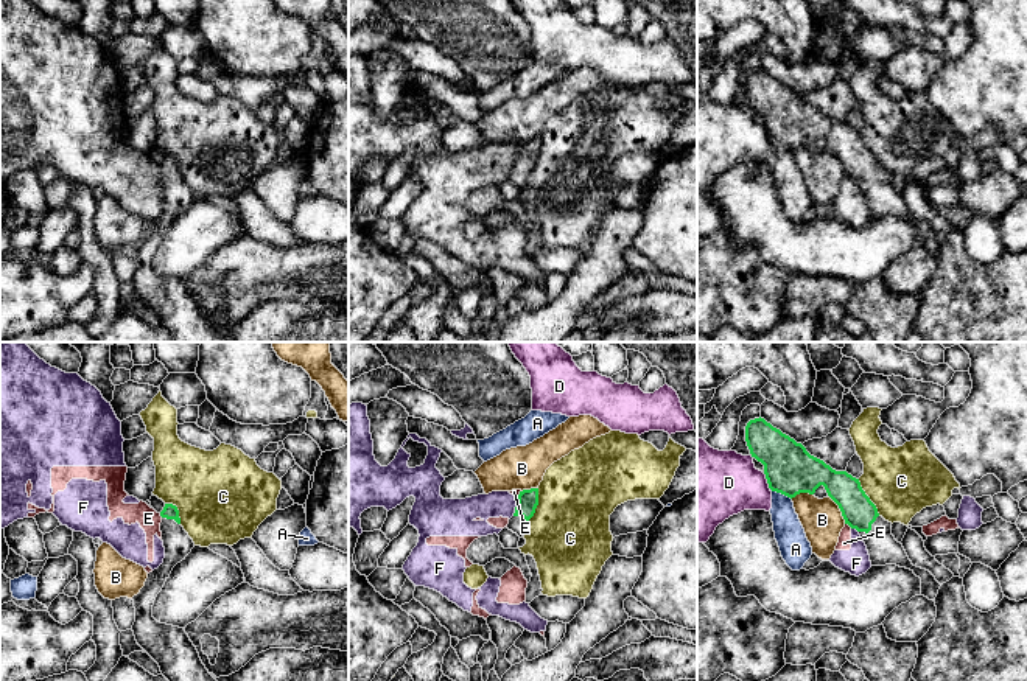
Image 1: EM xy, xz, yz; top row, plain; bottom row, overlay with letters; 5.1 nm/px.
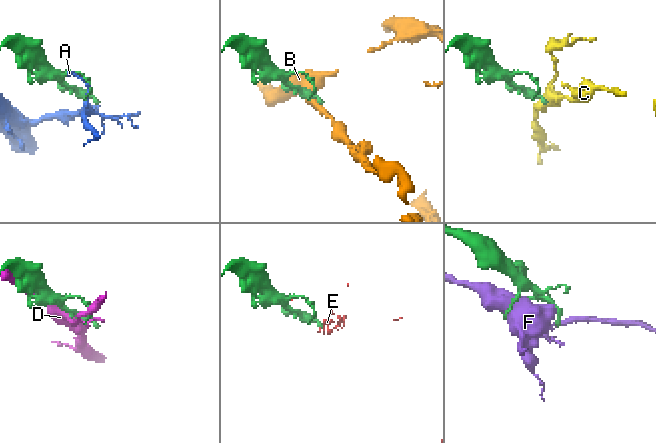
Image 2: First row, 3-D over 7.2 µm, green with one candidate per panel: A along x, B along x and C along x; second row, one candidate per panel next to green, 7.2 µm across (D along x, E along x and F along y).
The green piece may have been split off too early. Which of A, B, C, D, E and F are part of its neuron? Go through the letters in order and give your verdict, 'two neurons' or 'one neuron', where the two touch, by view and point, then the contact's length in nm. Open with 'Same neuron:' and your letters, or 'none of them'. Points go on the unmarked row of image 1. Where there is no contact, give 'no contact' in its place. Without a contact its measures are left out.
Same neuron: none of them
A: two neurons; contact yz (781, 145); length 130 nm
B: two neurons; contact yz (839, 159); length 180 nm
C: two neurons; contact yz (869, 150); length 220 nm
D: two neurons; contact yz (767, 132); length 100 nm
E: two neurons; contact yz (848, 176); length 50 nm
F: two neurons; contact xz (517, 157); length 110 nm

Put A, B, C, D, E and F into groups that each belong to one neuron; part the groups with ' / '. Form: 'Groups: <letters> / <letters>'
Groups: A / B / C / D / E F

